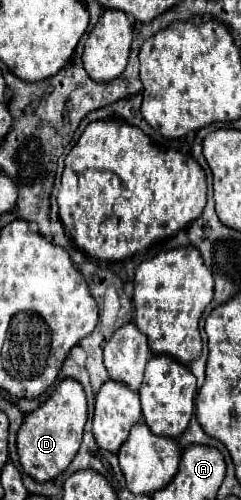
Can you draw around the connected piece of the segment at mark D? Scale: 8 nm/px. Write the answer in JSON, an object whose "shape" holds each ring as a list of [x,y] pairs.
{"shape":[[[64,379],[36,411],[24,417],[24,423],[18,431],[16,445],[24,473],[28,473],[34,481],[40,483],[60,475],[72,463],[72,459],[80,449],[86,419],[88,419],[88,405],[84,389],[74,379]]]}

